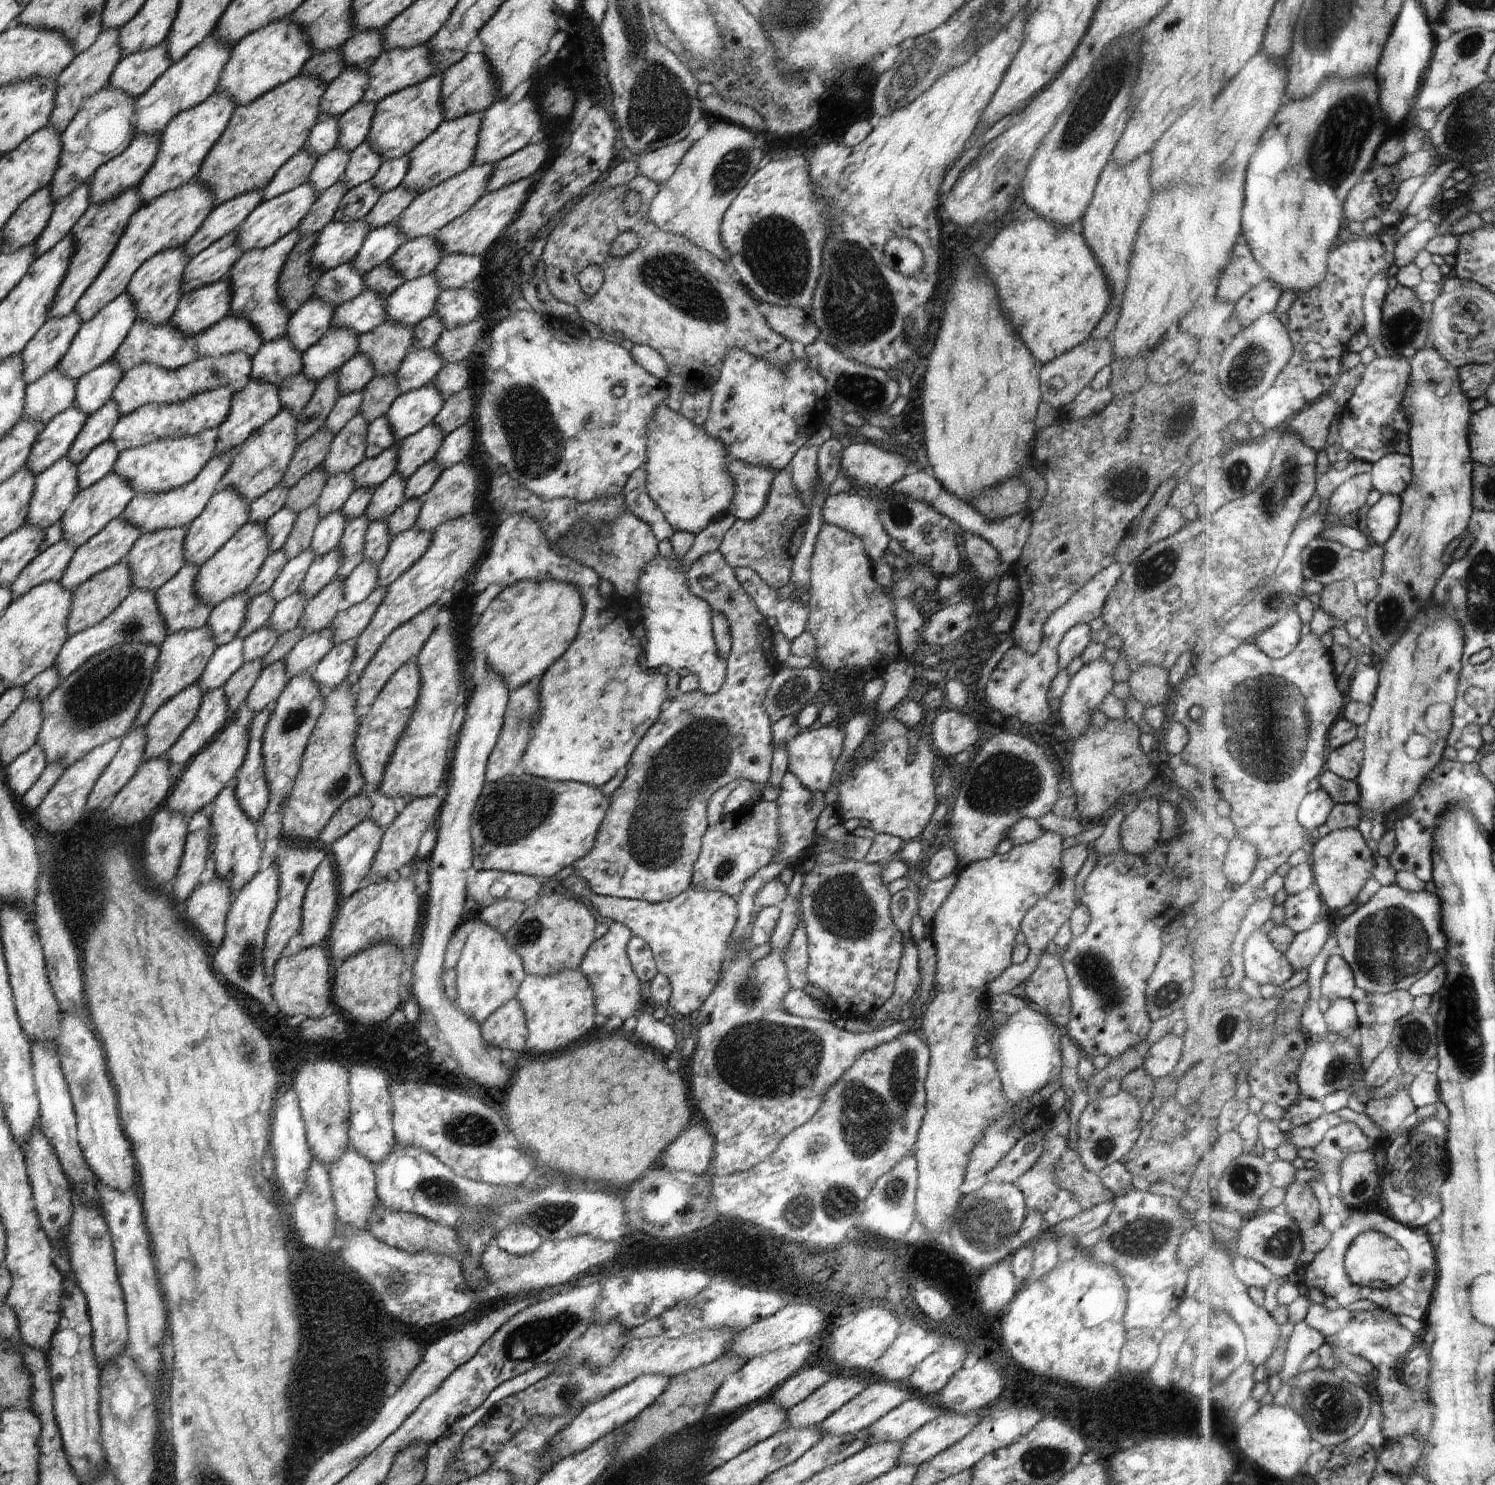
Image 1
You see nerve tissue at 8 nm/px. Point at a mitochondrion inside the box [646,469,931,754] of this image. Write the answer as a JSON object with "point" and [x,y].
{"point":[795,686]}

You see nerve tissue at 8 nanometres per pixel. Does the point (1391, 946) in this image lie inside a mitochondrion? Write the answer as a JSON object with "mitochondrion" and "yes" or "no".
{"mitochondrion":"yes"}

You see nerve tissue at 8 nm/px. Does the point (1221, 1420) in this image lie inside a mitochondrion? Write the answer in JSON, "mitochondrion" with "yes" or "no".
{"mitochondrion":"yes"}

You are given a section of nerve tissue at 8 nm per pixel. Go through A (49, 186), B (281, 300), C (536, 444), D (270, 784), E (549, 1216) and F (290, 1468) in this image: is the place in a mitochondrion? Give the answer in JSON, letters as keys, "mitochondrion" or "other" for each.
{"A":"other","B":"other","C":"mitochondrion","D":"other","E":"mitochondrion","F":"other"}

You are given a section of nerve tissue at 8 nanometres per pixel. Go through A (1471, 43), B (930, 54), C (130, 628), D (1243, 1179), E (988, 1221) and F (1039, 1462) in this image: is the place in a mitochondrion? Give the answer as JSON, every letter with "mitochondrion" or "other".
{"A":"mitochondrion","B":"mitochondrion","C":"mitochondrion","D":"mitochondrion","E":"mitochondrion","F":"mitochondrion"}

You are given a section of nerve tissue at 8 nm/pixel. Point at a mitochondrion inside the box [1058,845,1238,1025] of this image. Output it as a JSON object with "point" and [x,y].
{"point":[1091,966]}

